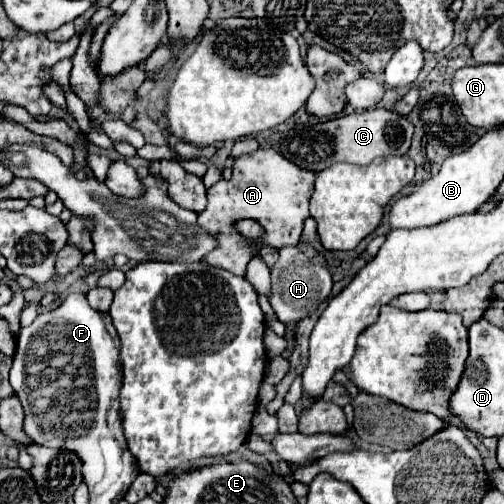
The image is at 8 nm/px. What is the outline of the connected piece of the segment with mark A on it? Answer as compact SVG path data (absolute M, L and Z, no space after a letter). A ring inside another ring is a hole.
M261 147L253 153L241 155L235 161L233 177L229 181L221 179L211 189L207 189L209 205L203 213L199 213L199 225L219 241L219 247L211 251L205 261L213 267L227 269L233 275L245 273L247 263L257 251L241 237L241 233L237 233L235 223L241 219L255 219L263 225L265 237L257 241L259 245L271 245L275 249L297 245L303 231L303 221L309 217L309 199L315 177L317 175L313 171L297 167L273 147Z

